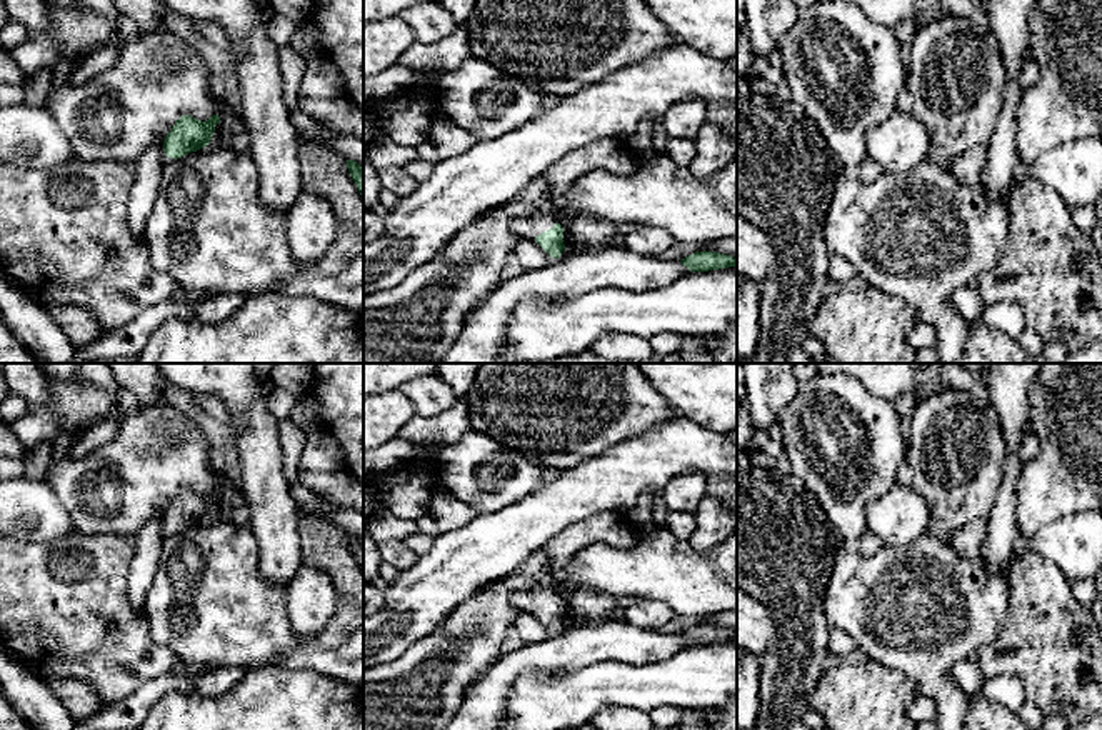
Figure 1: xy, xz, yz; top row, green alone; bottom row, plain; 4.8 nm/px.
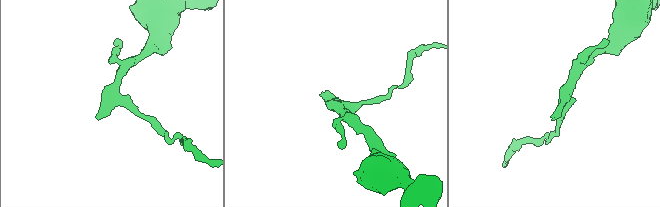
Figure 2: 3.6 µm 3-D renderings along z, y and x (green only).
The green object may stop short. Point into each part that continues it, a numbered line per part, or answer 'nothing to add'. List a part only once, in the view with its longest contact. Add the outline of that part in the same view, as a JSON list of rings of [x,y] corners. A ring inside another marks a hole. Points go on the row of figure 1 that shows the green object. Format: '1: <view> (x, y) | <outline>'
1: xz (524, 227) | [[[535,213],[535,215],[532,215],[532,217],[518,217],[518,218],[513,218],[513,220],[510,222],[510,232],[512,232],[513,235],[517,235],[518,238],[535,242],[535,237],[537,237],[537,235],[550,230],[555,223],[559,223],[559,222],[555,220],[554,215],[550,215],[550,213]],[[535,242],[535,243],[537,243],[537,242]],[[537,243],[537,245],[538,245],[538,243]],[[538,245],[538,247],[540,247],[540,245]],[[540,247],[540,248],[542,248],[542,247]],[[542,248],[542,250],[543,250],[543,248]],[[543,250],[543,252],[545,252],[545,250]]]

